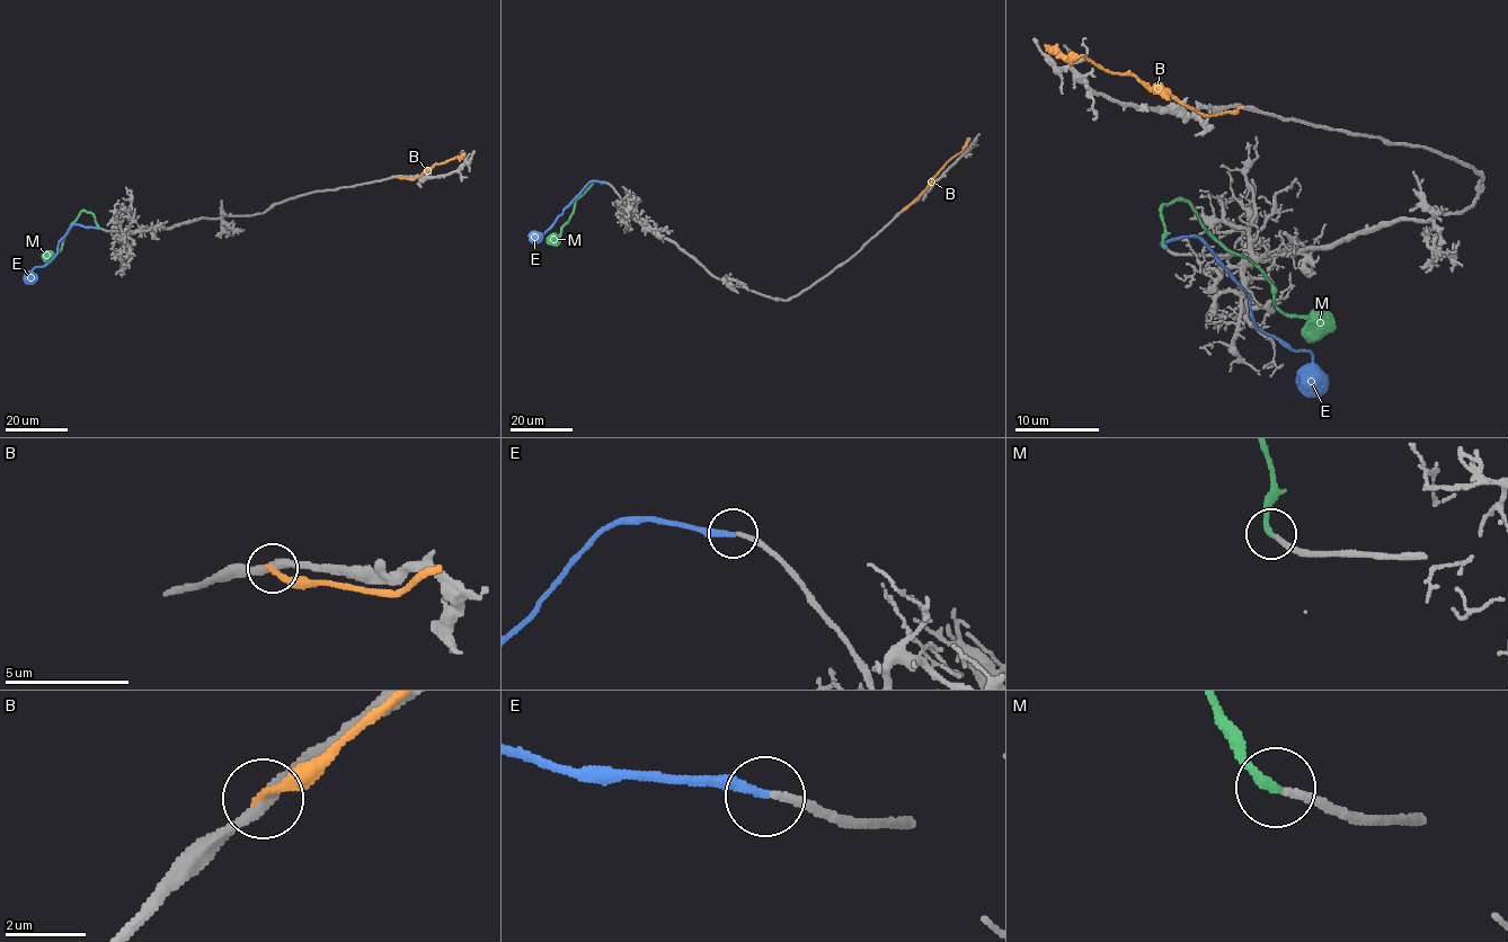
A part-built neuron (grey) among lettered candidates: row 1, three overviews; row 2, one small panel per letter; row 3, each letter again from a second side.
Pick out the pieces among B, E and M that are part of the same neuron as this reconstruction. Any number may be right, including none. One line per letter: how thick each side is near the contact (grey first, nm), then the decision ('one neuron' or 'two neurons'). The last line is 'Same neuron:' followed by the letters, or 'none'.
B: 320/240 nm | two neurons
E: 180/240 nm | two neurons
M: 180/240 nm | one neuron
Same neuron: M

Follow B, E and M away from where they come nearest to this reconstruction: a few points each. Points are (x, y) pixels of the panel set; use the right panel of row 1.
B: (1239, 106), (1202, 115), (1172, 96), (1153, 94), (1132, 74), (1105, 71), (1082, 54), (1056, 54), (1044, 44)
E: (1165, 249), (1161, 245), (1197, 237), (1248, 298), (1251, 320), (1312, 356), (1302, 373), (1309, 396)
M: (1163, 247), (1161, 207), (1187, 201), (1216, 239), (1262, 272), (1285, 314), (1316, 329), (1329, 325)

